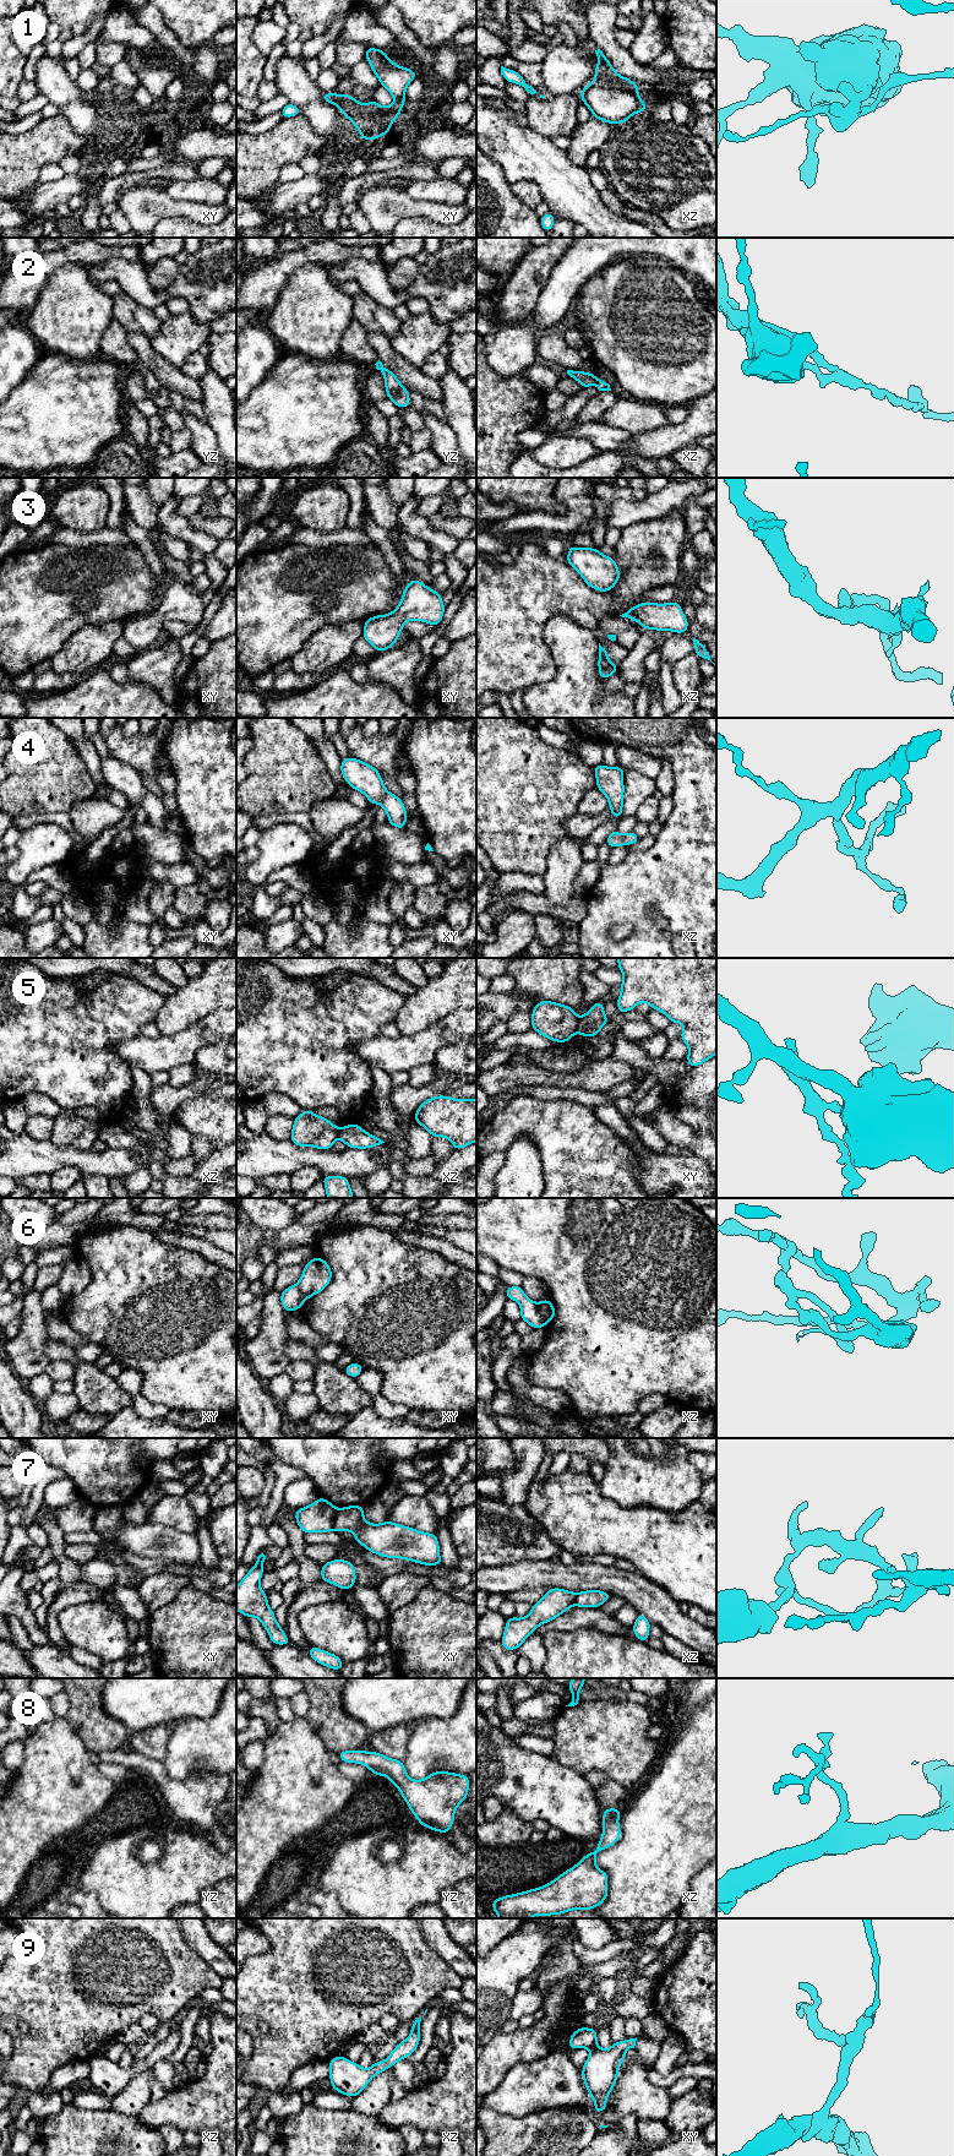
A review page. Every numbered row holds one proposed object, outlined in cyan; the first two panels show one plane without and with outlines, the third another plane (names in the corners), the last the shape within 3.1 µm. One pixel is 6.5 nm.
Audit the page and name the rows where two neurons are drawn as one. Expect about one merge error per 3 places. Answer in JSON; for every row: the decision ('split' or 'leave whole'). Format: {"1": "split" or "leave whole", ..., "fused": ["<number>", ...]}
{"1": "split", "2": "leave whole", "3": "leave whole", "4": "leave whole", "5": "split", "6": "split", "7": "split", "8": "leave whole", "9": "leave whole", "fused": ["1", "5", "6", "7"]}

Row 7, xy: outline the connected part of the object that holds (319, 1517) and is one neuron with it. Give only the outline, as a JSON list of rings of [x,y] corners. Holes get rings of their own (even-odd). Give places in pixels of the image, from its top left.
[[[320,1497],[307,1507],[298,1508],[295,1521],[304,1534],[328,1532],[333,1530],[337,1507]]]

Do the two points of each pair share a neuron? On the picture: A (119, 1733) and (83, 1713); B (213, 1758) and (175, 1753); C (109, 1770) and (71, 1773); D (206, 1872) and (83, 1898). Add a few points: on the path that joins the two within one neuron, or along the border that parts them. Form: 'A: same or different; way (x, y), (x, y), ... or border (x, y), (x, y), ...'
A: same; way (110, 1733), (104, 1733), (92, 1721)
B: same; way (203, 1753), (185, 1753)
C: different; border (97, 1767), (115, 1786)
D: different; border (82, 1869), (80, 1887), (92, 1892), (101, 1905)

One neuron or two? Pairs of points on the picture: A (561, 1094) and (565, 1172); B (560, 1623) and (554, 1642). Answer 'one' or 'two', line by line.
A: two
B: two

